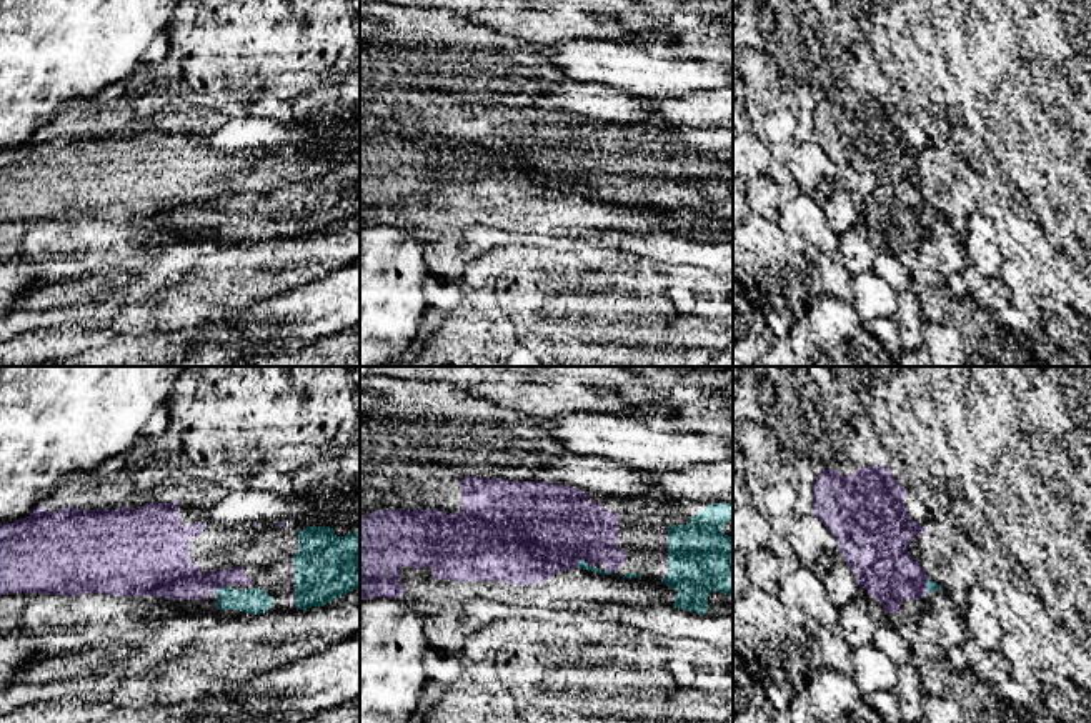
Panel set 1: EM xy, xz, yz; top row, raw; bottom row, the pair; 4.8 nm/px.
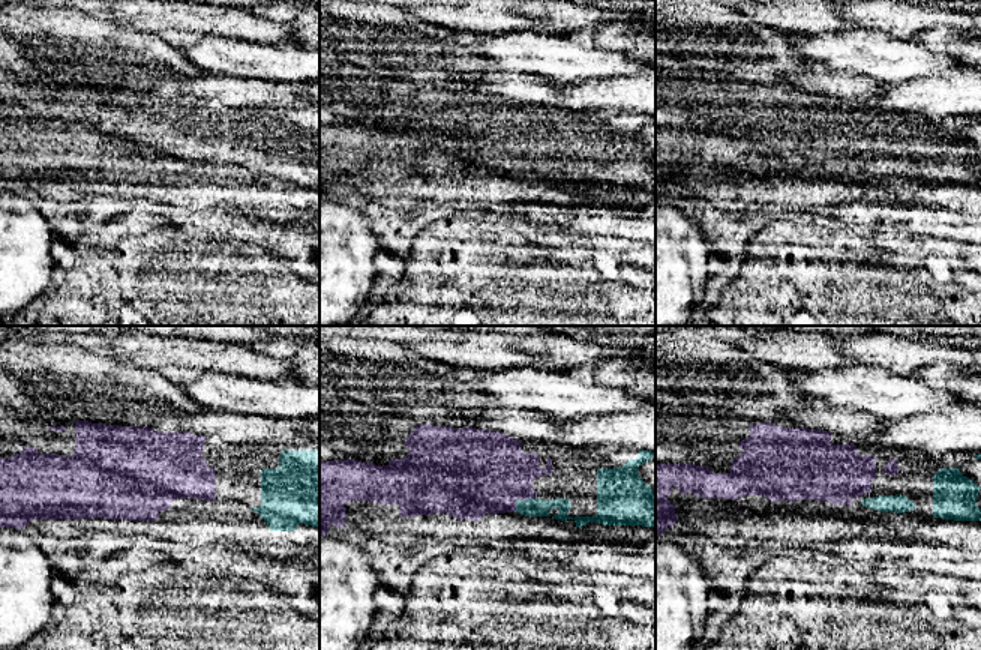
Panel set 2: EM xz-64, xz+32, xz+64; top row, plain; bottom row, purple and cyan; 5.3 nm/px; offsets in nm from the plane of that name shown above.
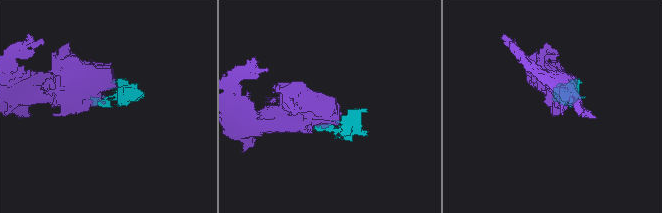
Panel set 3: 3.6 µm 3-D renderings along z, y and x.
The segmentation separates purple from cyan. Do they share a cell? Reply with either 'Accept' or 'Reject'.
Accept

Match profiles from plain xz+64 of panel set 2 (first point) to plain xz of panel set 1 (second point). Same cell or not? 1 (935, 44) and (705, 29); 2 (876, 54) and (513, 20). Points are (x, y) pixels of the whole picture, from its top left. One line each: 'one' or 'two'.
1: one
2: two

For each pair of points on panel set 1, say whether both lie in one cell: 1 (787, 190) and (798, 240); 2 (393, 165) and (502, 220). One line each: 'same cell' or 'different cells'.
1: same cell
2: same cell

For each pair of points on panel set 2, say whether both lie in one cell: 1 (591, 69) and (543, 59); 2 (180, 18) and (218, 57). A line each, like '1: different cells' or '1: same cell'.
1: same cell
2: different cells

